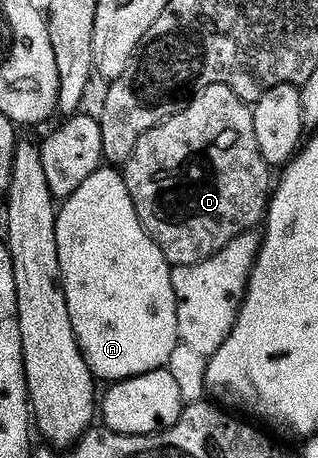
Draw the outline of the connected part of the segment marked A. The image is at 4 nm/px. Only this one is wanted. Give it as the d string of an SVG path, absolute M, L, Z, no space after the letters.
M100 167L80 183L70 193L65 194L66 201L57 206L54 226L56 227L56 255L60 263L60 280L64 299L68 303L68 319L72 319L72 331L76 331L76 339L84 359L88 363L90 372L95 378L106 380L106 383L122 381L125 377L135 377L141 373L147 373L153 369L161 369L167 364L172 349L179 343L178 339L178 320L176 319L176 295L172 291L172 279L170 278L171 264L160 251L158 244L153 241L146 229L140 223L140 219L134 210L134 197L128 184L127 178L117 173L117 168Z

